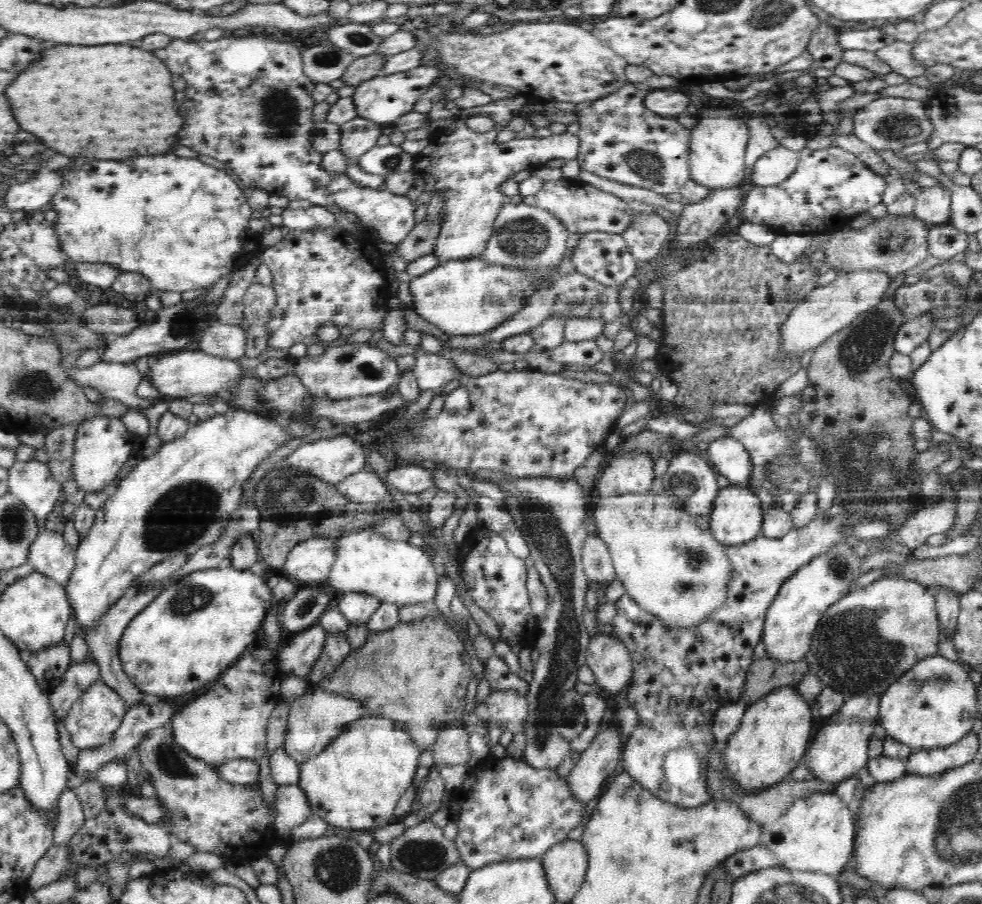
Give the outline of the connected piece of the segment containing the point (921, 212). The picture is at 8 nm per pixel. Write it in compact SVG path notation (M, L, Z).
M941 184L924 187L915 197L913 217L931 226L945 225L950 218L951 192Z

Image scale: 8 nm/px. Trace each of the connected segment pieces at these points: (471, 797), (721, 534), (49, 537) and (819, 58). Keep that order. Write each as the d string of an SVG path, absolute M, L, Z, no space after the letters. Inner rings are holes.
M490 755L482 764L470 770L465 787L467 794L459 800L460 814L456 821L459 830L455 844L461 860L471 871L504 860L541 858L550 848L564 843L568 834L590 811L587 804L581 804L574 798L568 782L560 777L557 770L538 770L523 759L514 760L509 756L495 758Z
M730 484L718 492L714 501L714 509L709 518L709 531L718 542L726 546L740 546L761 535L760 528L765 513L762 511L757 492L749 485Z
M40 528L29 548L29 562L33 570L45 574L60 586L66 586L75 565L75 550L64 541L59 532Z
M820 24L810 36L808 52L814 58L812 68L836 69L842 62L844 49L838 43L838 30Z

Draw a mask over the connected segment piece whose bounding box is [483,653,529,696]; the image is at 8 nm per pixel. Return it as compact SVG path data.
M495 653L488 659L484 668L483 674L491 690L517 690L522 696L529 691L529 684L517 673L511 673L504 660Z

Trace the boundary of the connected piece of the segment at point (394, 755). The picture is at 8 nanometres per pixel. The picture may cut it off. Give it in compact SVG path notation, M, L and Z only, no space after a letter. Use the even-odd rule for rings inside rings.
M367 717L333 739L320 753L300 765L300 788L312 812L328 826L374 834L393 829L396 804L414 783L420 749L399 724L382 717Z

